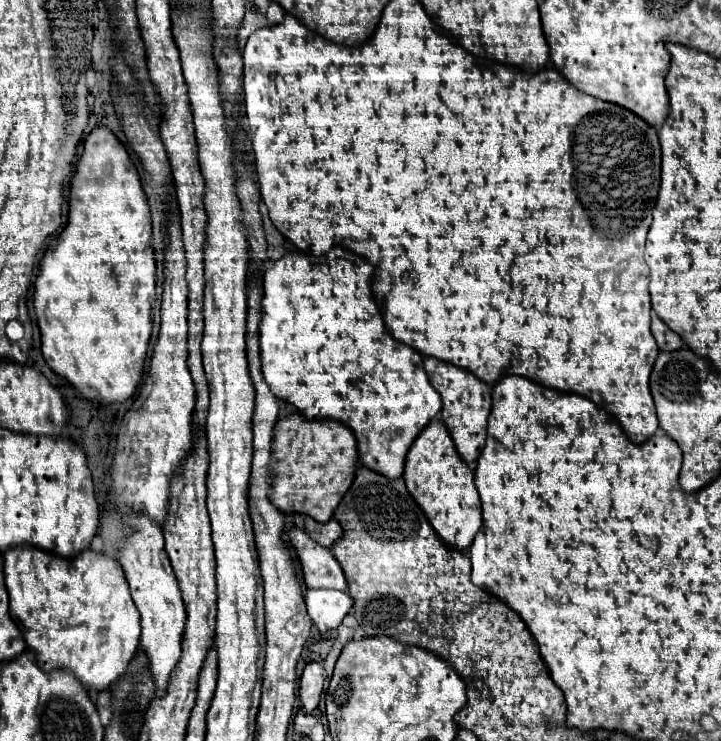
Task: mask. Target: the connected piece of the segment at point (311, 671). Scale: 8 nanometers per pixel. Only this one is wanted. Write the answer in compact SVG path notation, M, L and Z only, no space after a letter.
M315 661L307 663L299 679L299 699L303 703L305 713L311 713L317 709L323 693L323 681L325 681L325 669Z

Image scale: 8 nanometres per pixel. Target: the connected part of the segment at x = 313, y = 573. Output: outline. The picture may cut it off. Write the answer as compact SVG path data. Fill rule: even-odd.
M293 527L287 531L287 537L297 551L301 571L303 571L303 581L307 587L311 589L331 587L331 589L341 589L341 591L347 589L343 569L333 557L331 549L315 545L315 541L311 541L303 529Z

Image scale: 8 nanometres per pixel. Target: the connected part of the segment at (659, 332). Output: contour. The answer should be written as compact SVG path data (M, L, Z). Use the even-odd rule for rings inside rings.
M653 315L653 321L651 321L651 331L653 331L653 337L659 345L661 351L677 351L677 349L683 349L683 341L681 337L671 331L657 315Z

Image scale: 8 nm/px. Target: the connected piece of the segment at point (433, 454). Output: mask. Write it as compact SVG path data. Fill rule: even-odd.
M429 423L415 439L407 453L403 479L411 497L423 509L427 521L441 537L441 541L457 551L467 549L475 533L481 529L481 501L473 481L473 471L459 457L443 423Z

